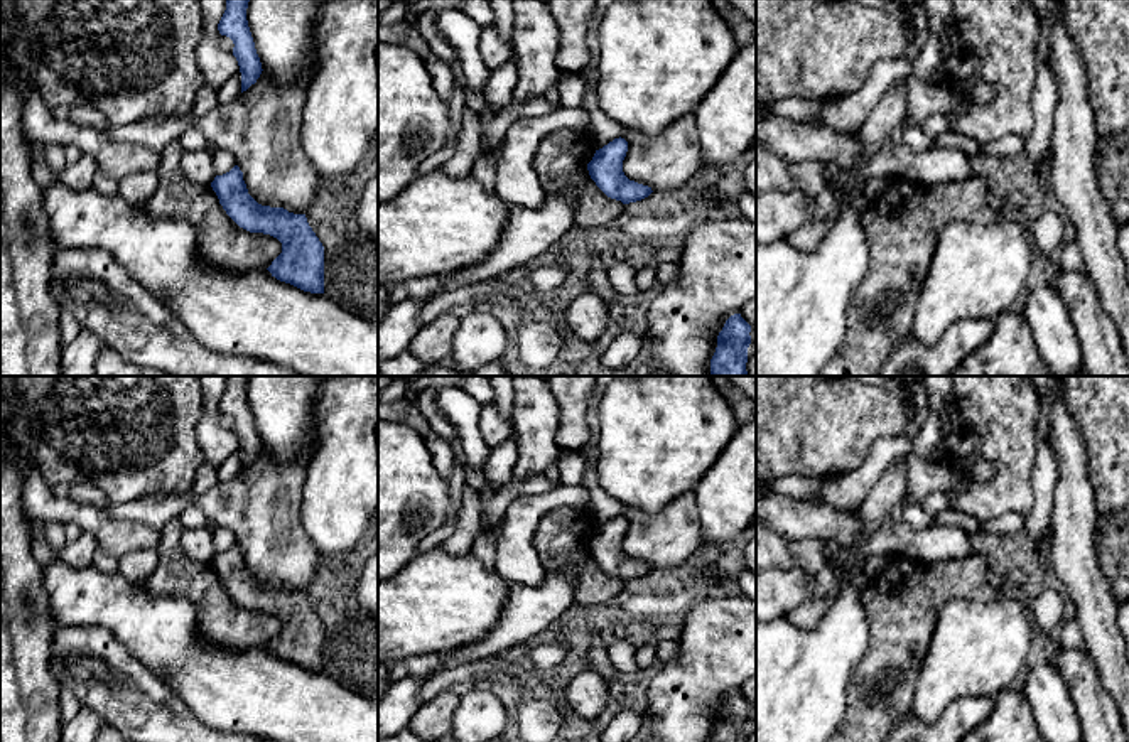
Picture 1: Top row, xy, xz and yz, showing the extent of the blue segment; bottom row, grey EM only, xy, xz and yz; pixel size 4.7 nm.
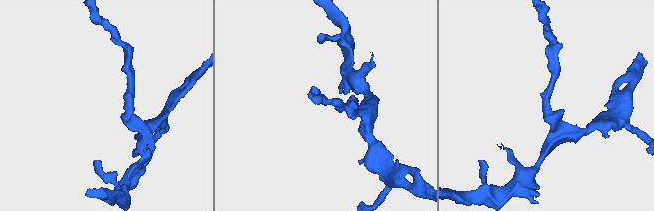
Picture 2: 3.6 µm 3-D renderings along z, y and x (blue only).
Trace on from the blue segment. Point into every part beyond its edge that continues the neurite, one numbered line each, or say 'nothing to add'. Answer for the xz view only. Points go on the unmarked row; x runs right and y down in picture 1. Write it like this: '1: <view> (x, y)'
nothing to add

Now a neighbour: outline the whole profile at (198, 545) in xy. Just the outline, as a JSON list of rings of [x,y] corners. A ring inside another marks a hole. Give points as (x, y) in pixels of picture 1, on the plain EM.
[[[204,526],[196,530],[184,530],[181,536],[181,546],[187,558],[199,563],[211,563],[216,555],[213,545],[213,528]]]

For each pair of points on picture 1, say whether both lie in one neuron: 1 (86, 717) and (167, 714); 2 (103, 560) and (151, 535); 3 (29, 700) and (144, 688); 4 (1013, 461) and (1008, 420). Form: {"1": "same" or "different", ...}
{"1": "different", "2": "different", "3": "different", "4": "same"}

